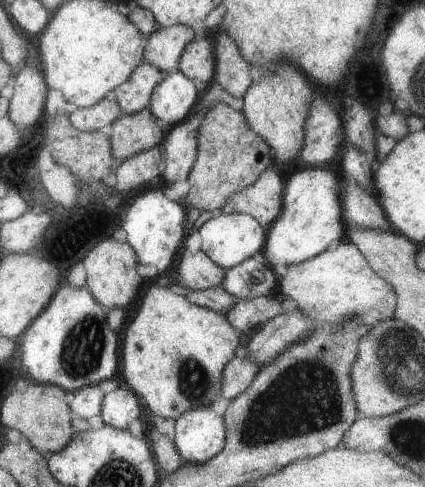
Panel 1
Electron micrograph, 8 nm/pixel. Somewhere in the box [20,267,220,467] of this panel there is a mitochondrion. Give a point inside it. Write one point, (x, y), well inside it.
(83, 347)

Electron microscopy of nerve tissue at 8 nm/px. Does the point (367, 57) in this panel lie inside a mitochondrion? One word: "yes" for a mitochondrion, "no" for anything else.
no

